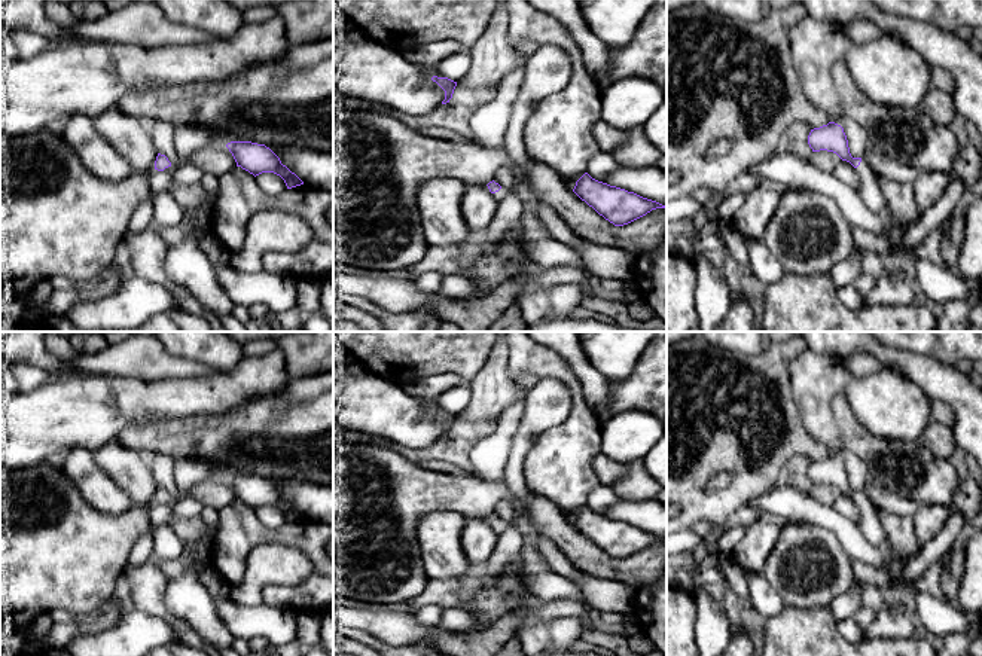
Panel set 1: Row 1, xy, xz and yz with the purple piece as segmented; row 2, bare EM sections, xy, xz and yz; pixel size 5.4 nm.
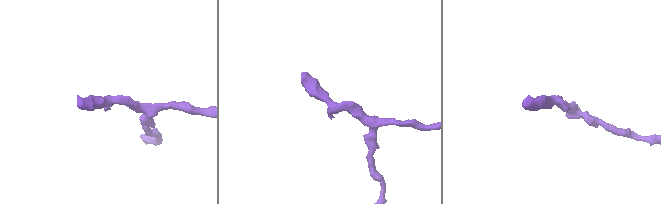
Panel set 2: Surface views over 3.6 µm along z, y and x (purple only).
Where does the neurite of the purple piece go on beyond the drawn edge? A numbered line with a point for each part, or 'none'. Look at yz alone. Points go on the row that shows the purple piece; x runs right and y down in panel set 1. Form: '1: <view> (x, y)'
1: yz (869, 191)

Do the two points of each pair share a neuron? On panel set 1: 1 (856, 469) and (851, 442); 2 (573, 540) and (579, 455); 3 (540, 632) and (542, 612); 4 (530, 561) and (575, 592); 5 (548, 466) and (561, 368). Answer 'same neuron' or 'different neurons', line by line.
1: different neurons
2: different neurons
3: different neurons
4: same neuron
5: same neuron

